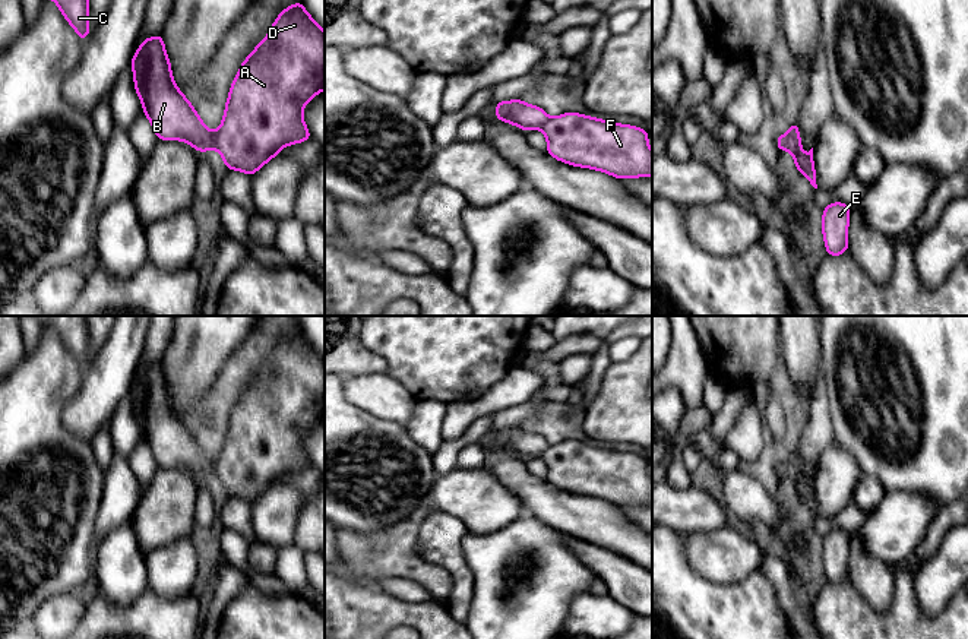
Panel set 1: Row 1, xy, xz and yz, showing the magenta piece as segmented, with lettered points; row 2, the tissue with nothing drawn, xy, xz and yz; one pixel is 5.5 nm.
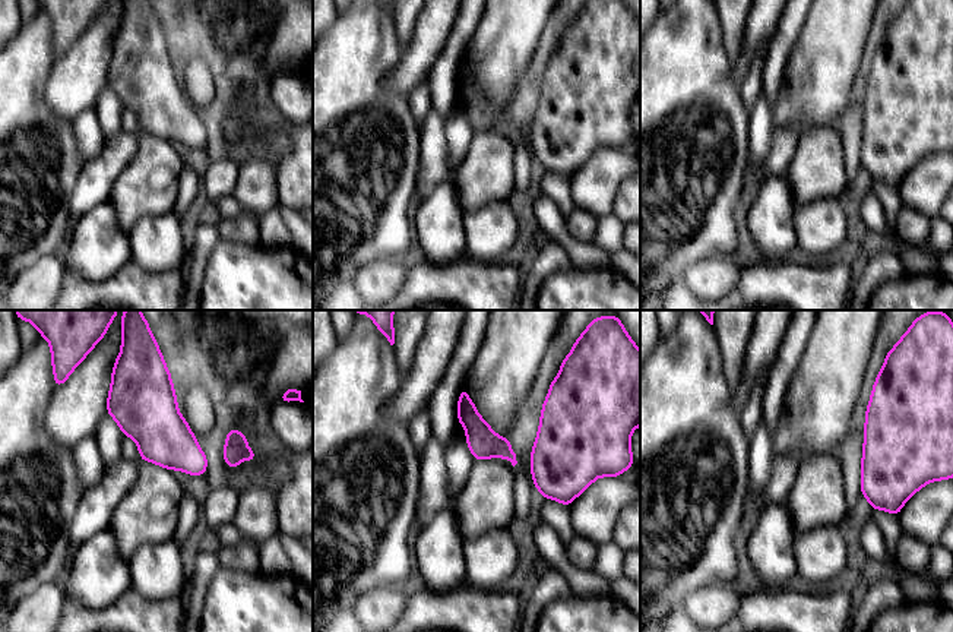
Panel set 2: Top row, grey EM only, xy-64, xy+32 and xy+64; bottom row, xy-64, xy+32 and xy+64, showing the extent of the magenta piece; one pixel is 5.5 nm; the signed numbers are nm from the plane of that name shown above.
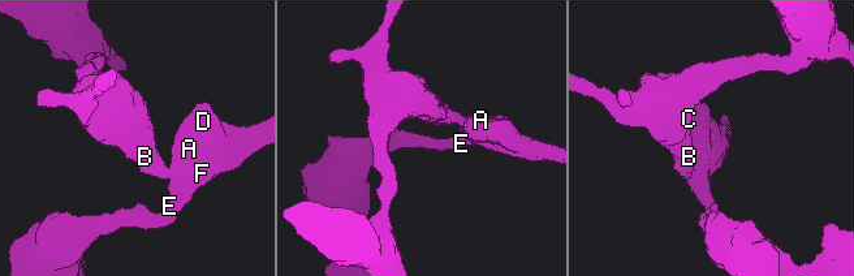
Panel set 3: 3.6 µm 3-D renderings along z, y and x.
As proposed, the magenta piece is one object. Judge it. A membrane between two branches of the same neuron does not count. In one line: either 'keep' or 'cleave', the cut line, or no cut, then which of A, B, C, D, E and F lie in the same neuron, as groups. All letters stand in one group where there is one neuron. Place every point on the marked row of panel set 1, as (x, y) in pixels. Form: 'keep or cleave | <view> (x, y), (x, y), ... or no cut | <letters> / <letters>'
cleave | xy (214, 133), (215, 148) | A D E F / B C

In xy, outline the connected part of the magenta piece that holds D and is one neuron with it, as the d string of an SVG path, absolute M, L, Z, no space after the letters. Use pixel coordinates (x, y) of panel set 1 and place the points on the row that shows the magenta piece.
M297 0L241 63L215 149L227 170L253 177L278 152L310 140L304 105L325 91L325 32Z

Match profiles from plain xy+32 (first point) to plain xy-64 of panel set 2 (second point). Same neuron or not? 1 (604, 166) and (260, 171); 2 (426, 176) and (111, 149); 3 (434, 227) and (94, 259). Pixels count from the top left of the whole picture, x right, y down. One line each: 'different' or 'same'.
1: same
2: same
3: same

